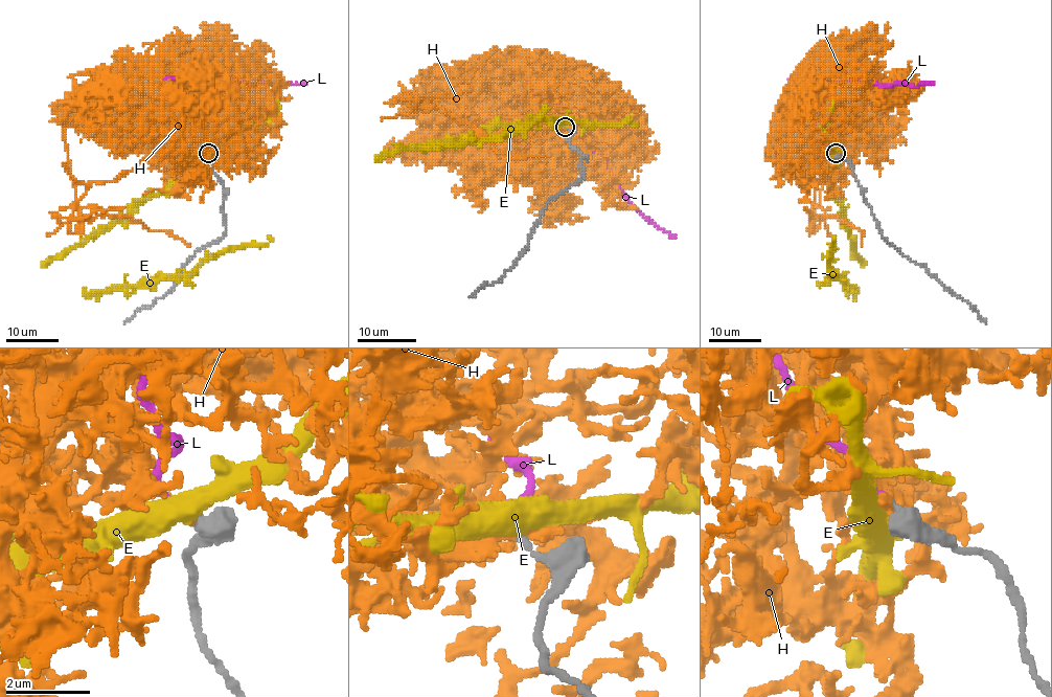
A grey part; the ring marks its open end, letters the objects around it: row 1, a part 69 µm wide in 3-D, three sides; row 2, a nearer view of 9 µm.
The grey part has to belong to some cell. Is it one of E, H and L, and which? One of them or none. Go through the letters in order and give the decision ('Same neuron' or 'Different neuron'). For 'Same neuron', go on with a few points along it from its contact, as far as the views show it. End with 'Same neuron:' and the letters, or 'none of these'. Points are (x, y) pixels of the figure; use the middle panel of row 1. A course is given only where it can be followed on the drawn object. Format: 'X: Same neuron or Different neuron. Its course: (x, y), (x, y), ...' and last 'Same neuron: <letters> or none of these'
E: Different neuron
H: Different neuron
L: Same neuron
Same neuron: L

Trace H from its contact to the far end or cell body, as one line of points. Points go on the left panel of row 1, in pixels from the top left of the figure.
H: (209, 153), (165, 131), (128, 121), (99, 99), (74, 102), (64, 120), (79, 219), (123, 216), (190, 245)

